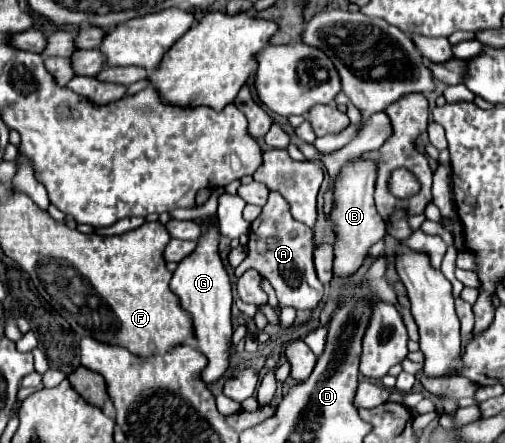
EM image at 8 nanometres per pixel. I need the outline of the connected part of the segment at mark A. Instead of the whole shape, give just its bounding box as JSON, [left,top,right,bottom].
[235,192,323,310]

